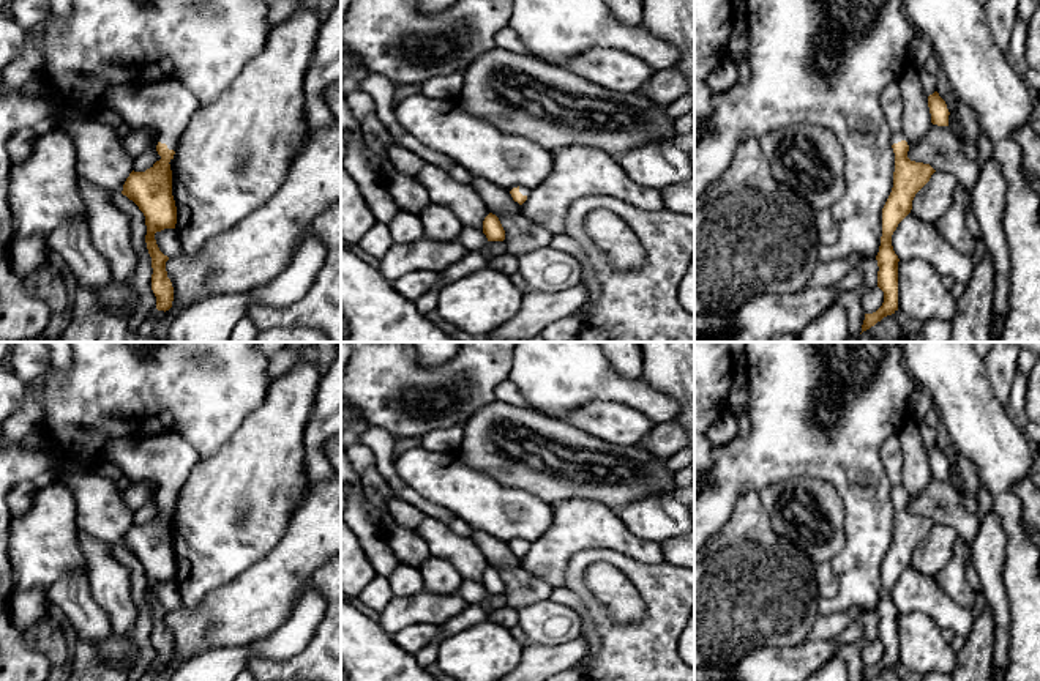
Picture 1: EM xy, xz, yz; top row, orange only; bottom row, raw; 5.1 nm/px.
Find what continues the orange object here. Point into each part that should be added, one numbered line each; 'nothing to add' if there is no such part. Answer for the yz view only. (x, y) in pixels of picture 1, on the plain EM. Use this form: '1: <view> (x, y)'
1: yz (890, 453)

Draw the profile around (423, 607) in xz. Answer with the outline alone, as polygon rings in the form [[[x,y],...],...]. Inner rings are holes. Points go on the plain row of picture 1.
[[[420,591],[409,597],[395,596],[380,612],[379,624],[396,634],[407,626],[443,626],[450,618],[462,613],[470,604],[459,594],[431,594]]]

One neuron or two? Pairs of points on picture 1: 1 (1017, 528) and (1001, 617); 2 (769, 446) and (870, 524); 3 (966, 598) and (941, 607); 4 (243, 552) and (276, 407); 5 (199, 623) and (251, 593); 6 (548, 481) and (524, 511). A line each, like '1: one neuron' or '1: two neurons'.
1: two neurons
2: one neuron
3: two neurons
4: one neuron
5: one neuron
6: two neurons

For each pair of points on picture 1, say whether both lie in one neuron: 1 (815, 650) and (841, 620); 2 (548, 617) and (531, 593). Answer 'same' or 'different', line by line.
1: different
2: different

